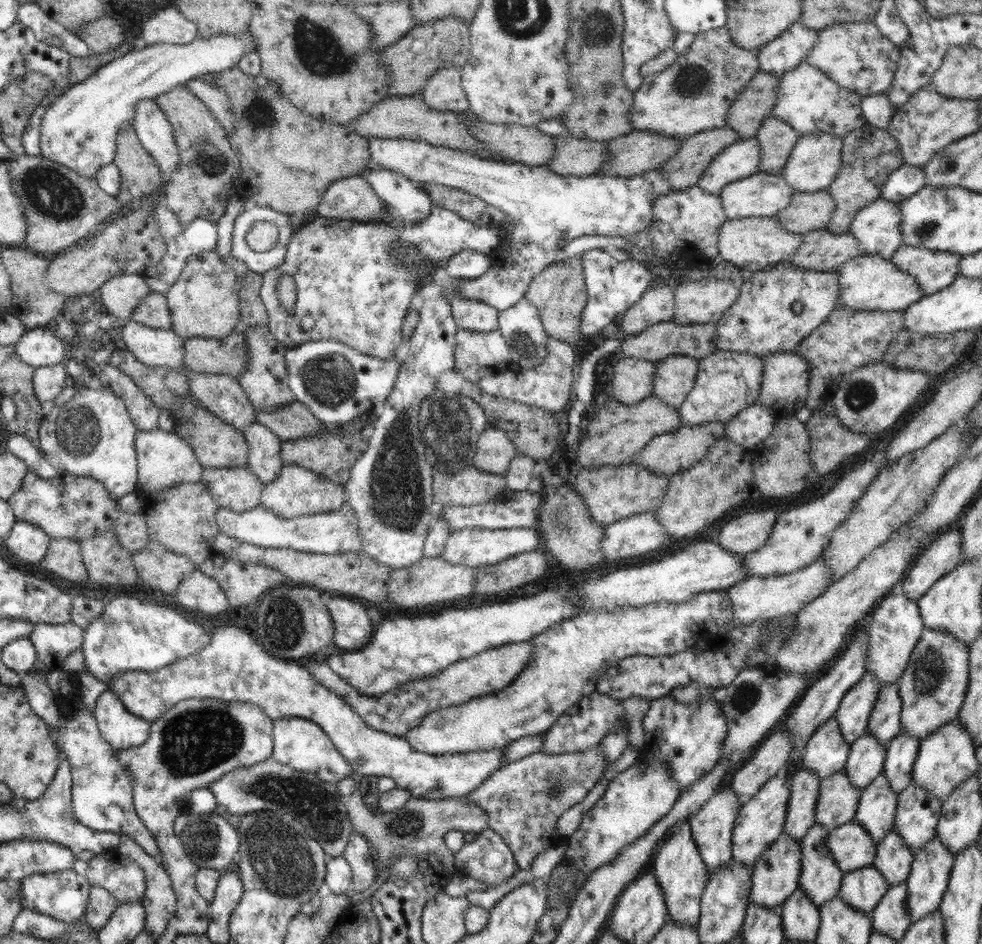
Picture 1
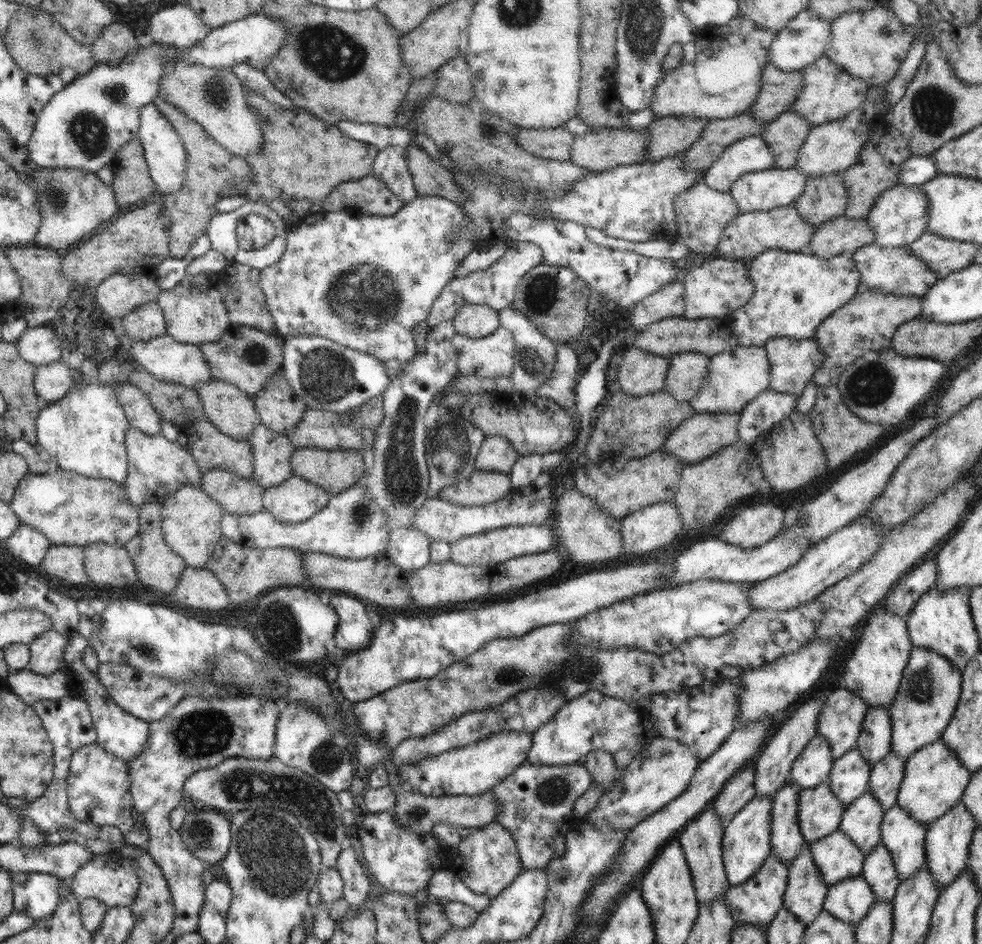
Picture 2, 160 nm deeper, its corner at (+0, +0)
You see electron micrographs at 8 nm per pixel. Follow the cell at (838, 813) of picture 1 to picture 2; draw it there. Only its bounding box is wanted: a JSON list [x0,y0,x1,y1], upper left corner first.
[797,783,844,842]

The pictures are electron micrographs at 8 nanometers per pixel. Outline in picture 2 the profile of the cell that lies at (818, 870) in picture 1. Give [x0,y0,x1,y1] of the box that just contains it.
[783,842,830,925]

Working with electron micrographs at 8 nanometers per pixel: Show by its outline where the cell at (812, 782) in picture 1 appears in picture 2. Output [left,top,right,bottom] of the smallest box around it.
[771,783,805,864]

